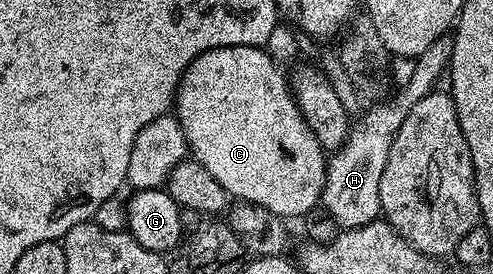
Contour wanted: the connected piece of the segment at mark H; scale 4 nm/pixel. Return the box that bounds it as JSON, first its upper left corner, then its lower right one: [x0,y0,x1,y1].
[321,34,454,230]

